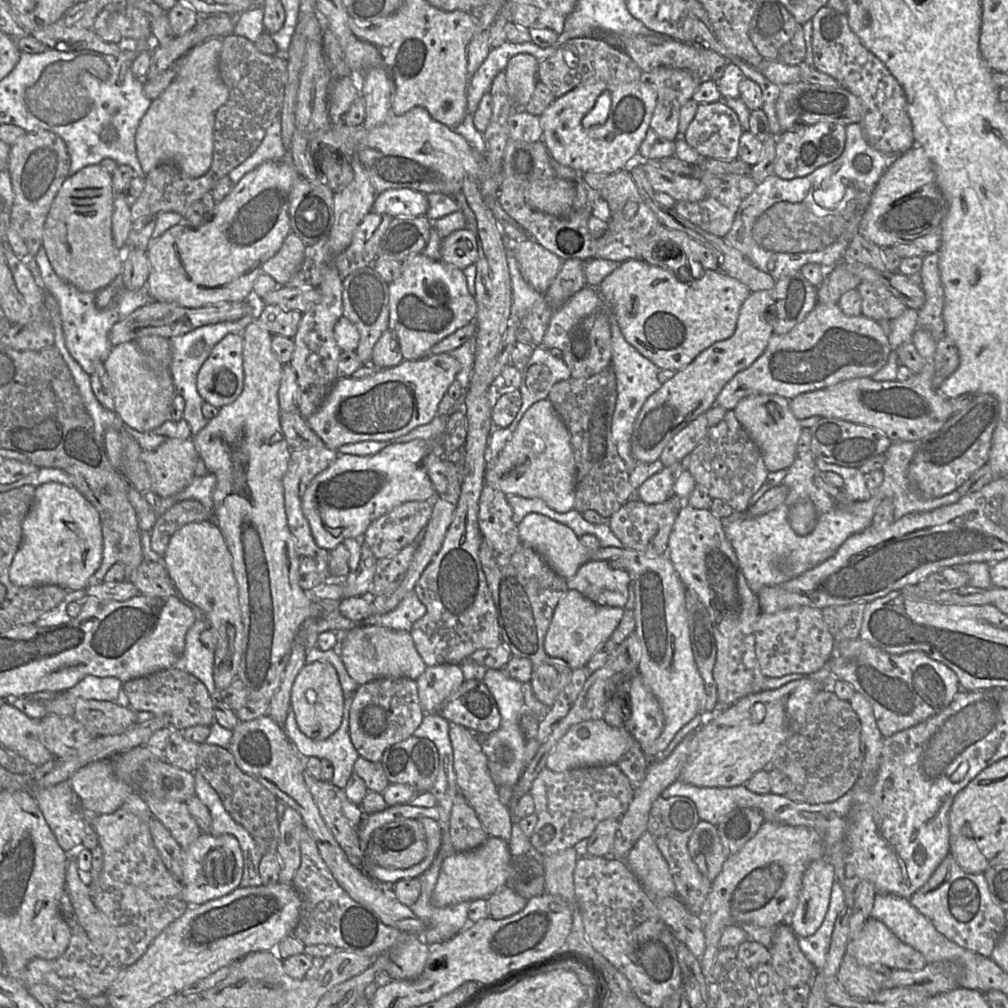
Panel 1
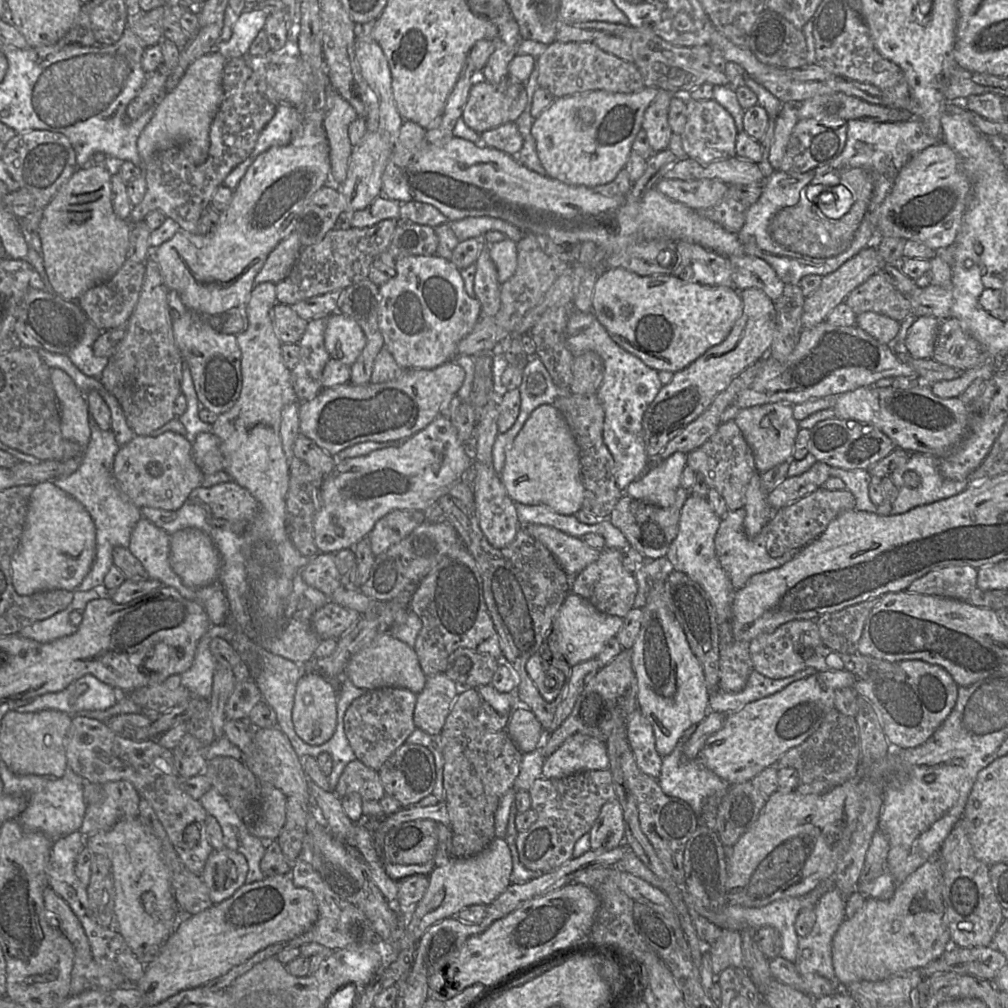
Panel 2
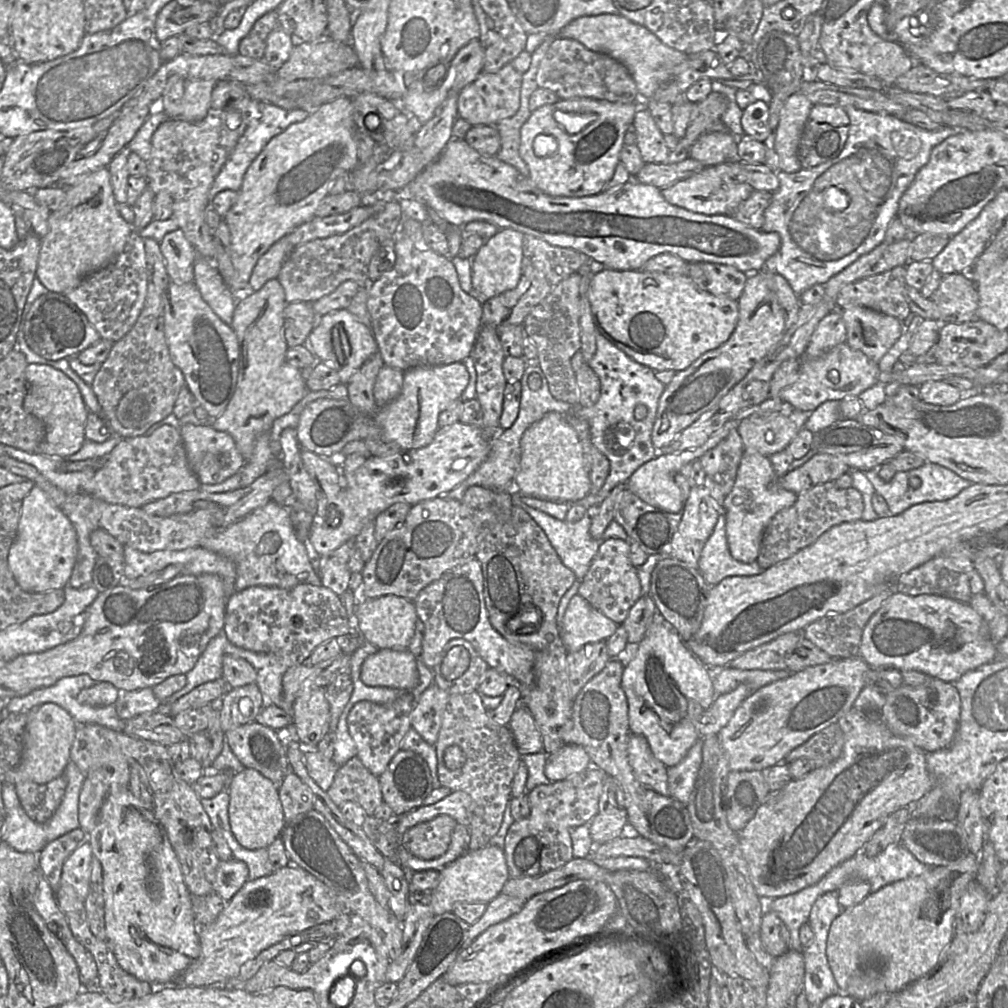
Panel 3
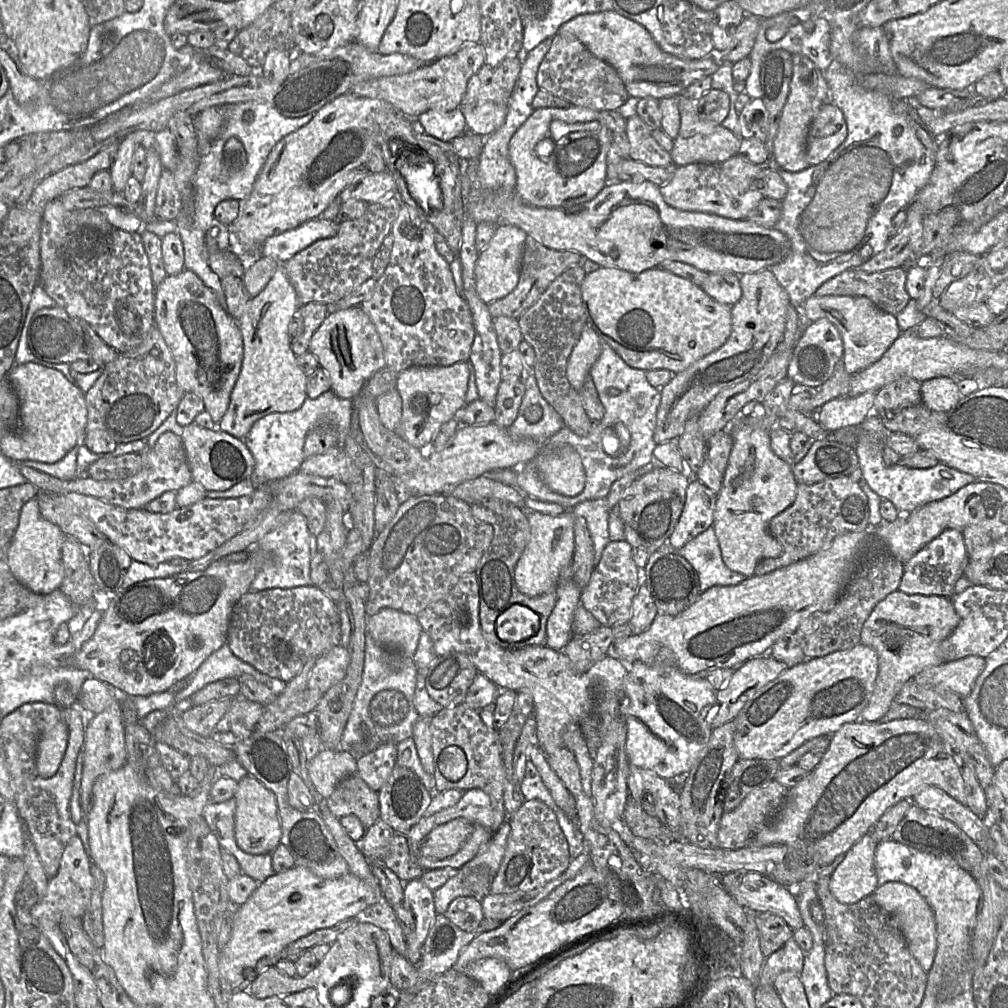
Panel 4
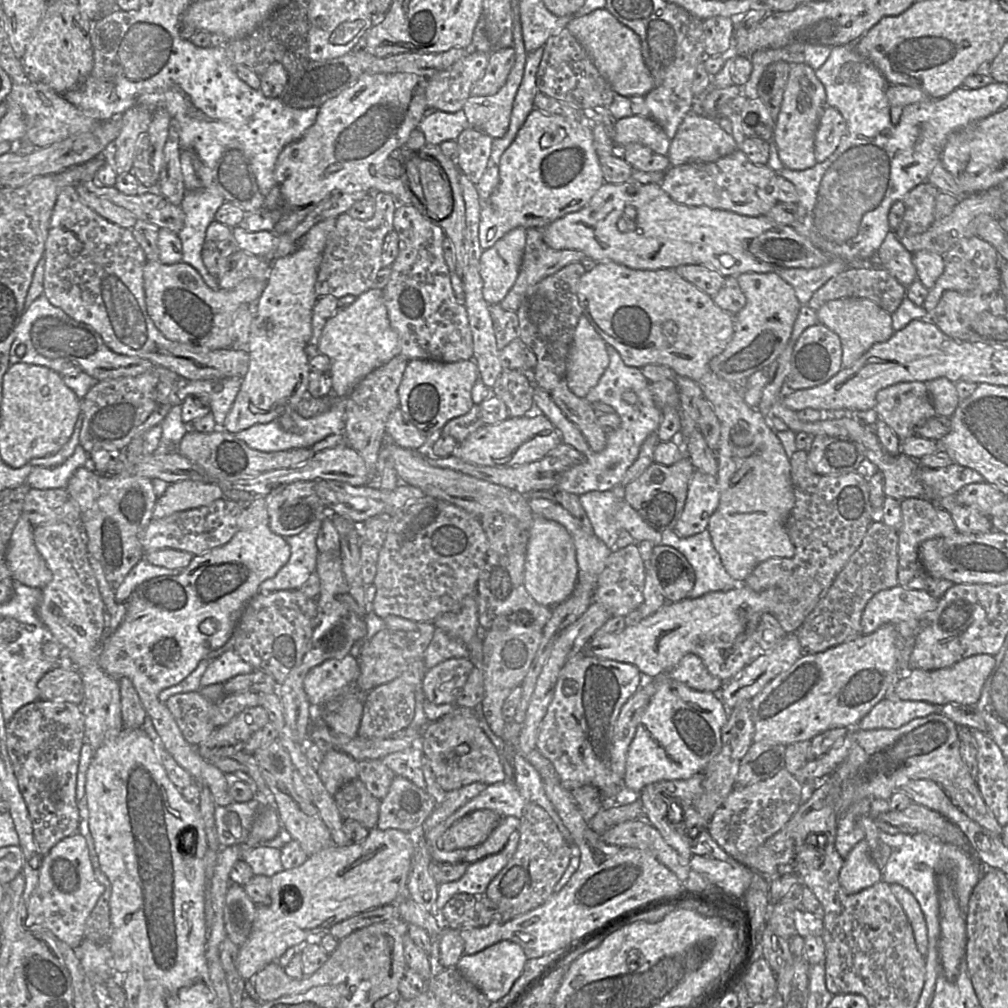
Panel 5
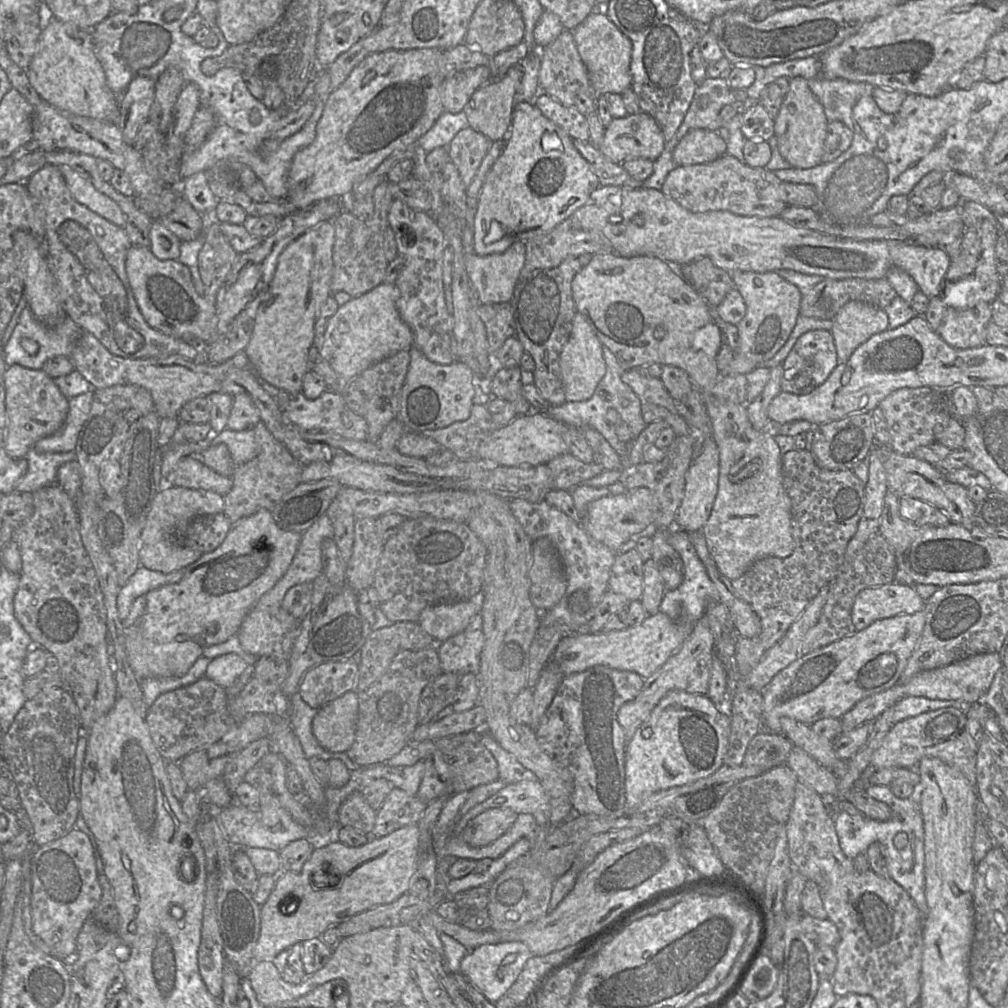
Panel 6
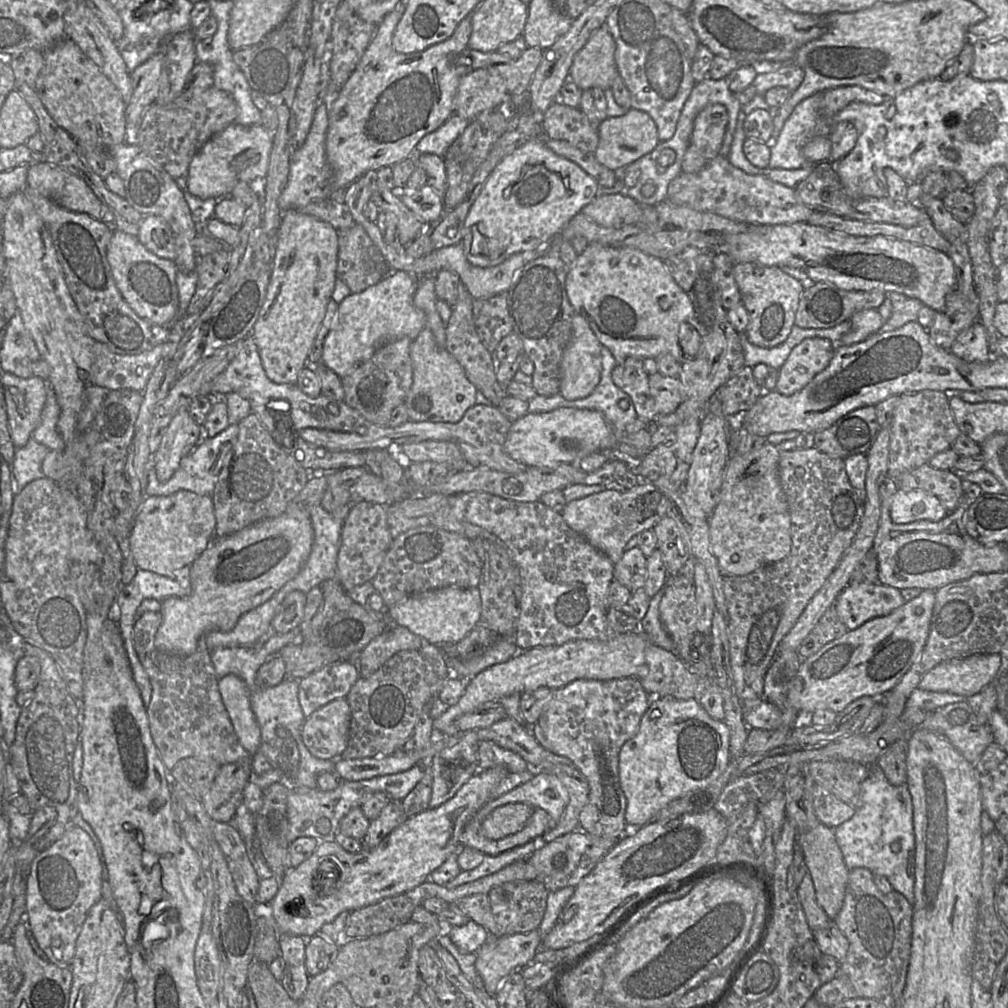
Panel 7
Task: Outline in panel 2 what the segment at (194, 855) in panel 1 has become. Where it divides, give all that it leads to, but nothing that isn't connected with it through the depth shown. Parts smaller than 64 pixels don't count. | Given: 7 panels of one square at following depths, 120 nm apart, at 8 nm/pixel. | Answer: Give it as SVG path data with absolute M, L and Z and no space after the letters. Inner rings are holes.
M225 847L222 850L213 849L200 878L209 889L212 903L218 904L245 884L247 872L245 856Z

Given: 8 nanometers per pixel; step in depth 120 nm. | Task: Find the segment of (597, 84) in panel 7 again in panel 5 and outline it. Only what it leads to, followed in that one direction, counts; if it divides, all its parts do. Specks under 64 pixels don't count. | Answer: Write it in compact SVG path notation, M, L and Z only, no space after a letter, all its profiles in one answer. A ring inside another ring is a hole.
M606 8L573 18L566 26L582 45L602 77L617 95L645 97L654 87L654 79L646 66L639 36L620 23Z

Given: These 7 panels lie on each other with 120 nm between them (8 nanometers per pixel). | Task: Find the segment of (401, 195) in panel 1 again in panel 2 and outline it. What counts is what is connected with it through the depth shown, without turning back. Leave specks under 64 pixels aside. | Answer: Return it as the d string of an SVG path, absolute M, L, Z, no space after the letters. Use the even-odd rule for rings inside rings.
M379 195L365 209L356 211L351 215L342 213L338 226L362 228L373 226L384 219L402 220L400 204L400 202L392 200L385 195Z

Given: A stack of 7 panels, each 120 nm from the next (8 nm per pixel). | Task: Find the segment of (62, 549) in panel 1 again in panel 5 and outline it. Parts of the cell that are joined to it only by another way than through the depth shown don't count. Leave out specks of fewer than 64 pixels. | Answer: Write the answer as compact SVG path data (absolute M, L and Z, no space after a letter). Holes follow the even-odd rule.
M22 515L13 529L5 560L11 576L31 588L44 588L52 572L39 554L33 539L34 526Z

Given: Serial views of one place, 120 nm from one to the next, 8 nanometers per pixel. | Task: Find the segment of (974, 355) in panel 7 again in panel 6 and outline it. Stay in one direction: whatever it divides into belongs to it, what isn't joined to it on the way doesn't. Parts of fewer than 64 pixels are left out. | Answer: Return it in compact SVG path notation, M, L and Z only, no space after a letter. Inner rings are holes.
M979 302L974 307L948 307L937 332L950 346L958 349L986 344L986 327L992 320L991 303Z

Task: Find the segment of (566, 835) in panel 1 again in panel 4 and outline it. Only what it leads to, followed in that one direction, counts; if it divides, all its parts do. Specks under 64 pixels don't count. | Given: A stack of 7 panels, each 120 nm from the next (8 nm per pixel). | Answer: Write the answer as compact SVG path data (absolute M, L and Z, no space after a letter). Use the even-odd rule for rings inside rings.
M538 799L525 800L515 813L508 815L507 821L511 829L503 859L491 880L490 892L527 892L560 877L568 868L571 858L568 842L553 810Z

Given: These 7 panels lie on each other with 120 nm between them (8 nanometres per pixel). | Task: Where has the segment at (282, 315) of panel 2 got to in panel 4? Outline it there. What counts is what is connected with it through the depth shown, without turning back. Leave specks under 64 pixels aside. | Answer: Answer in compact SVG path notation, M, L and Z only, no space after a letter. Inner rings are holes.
M319 302L301 305L294 317L291 332L291 349L298 356L309 351L310 340L329 314L329 306Z

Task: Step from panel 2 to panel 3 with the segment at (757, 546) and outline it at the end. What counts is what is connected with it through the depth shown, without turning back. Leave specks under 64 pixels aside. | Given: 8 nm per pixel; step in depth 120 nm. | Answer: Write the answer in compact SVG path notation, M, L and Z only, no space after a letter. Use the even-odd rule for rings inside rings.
M722 512L701 551L697 569L710 587L731 576L754 576L764 571L757 561L743 563L731 556L726 536L726 518Z

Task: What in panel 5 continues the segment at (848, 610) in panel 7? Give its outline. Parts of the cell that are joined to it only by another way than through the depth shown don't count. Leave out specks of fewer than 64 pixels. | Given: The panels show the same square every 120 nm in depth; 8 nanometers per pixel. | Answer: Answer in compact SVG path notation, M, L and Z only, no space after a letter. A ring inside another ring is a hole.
M900 585L881 590L867 602L863 610L862 633L871 634L887 623L916 621L921 627L937 605L938 599L923 590L907 589Z

